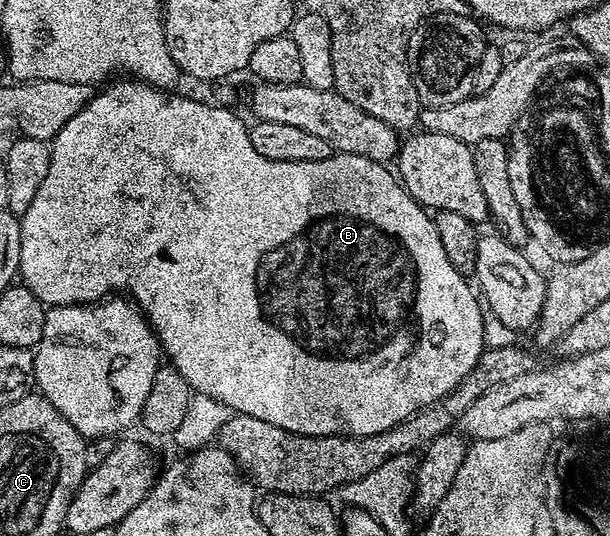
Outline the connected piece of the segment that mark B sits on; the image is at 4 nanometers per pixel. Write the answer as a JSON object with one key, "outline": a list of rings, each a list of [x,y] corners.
{"outline":[[[116,79],[108,84],[103,86],[105,89],[101,93],[99,90],[92,96],[90,103],[82,111],[78,111],[78,115],[74,115],[74,119],[70,119],[70,123],[66,123],[66,127],[62,127],[62,131],[58,131],[58,135],[52,138],[50,142],[52,151],[50,171],[46,171],[46,180],[43,181],[42,187],[38,187],[38,195],[34,195],[34,203],[30,203],[30,207],[20,217],[20,271],[18,277],[30,291],[34,291],[34,295],[38,295],[38,299],[43,305],[46,307],[91,305],[97,301],[105,300],[109,295],[127,294],[135,304],[140,306],[141,313],[155,331],[163,356],[176,368],[178,375],[182,375],[182,379],[186,379],[186,383],[191,387],[193,393],[202,393],[218,399],[233,414],[254,415],[254,419],[266,419],[266,423],[274,423],[274,427],[282,427],[286,431],[294,431],[298,435],[310,435],[311,437],[378,435],[390,427],[402,424],[403,421],[414,416],[418,410],[426,409],[436,401],[441,401],[464,382],[466,375],[470,375],[470,371],[476,366],[486,348],[481,302],[478,300],[469,278],[461,277],[459,271],[454,267],[454,263],[450,263],[450,258],[442,248],[442,239],[438,239],[436,222],[430,216],[429,210],[418,204],[407,193],[404,186],[400,184],[397,174],[387,164],[362,159],[362,155],[350,155],[349,153],[336,153],[314,163],[266,159],[266,155],[258,155],[258,151],[254,151],[248,134],[249,126],[244,125],[243,119],[238,114],[231,113],[233,111],[231,108],[219,103],[207,105],[206,102],[195,101],[192,97],[179,97],[176,91],[155,89],[154,86],[139,79]]]}

